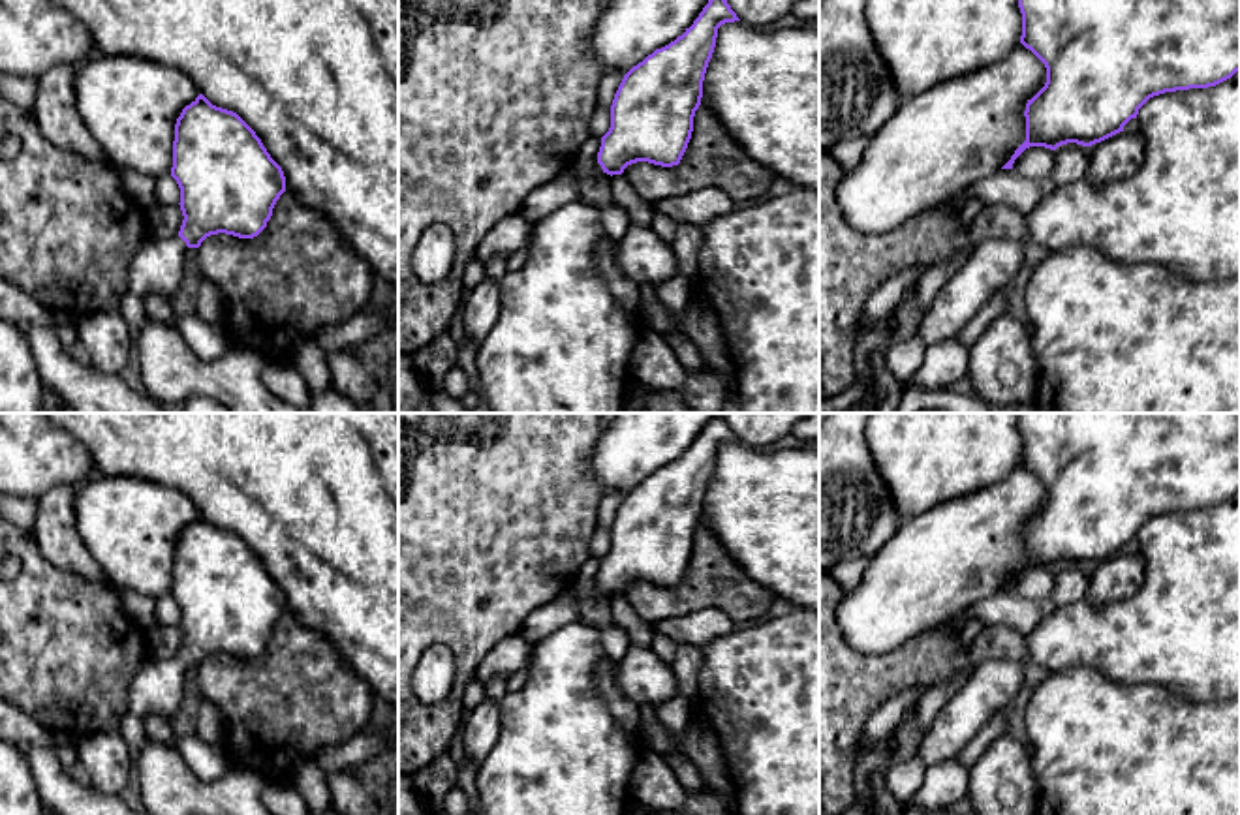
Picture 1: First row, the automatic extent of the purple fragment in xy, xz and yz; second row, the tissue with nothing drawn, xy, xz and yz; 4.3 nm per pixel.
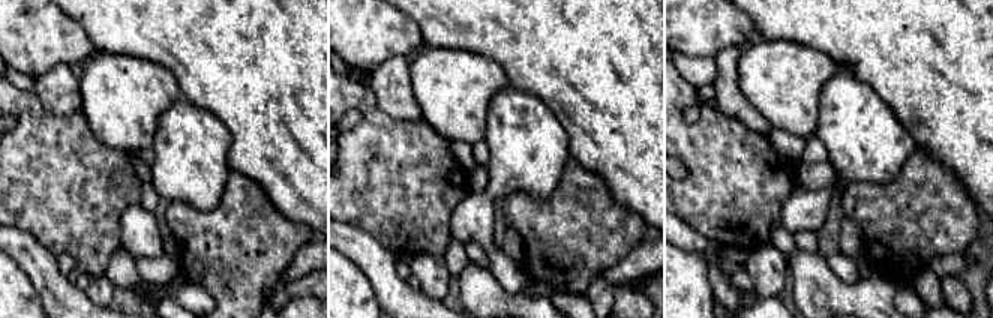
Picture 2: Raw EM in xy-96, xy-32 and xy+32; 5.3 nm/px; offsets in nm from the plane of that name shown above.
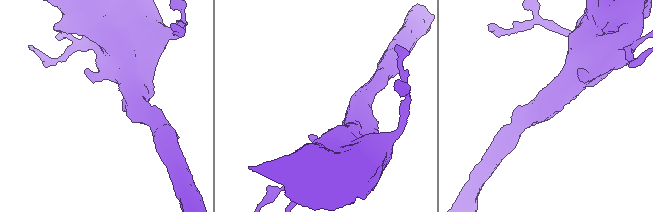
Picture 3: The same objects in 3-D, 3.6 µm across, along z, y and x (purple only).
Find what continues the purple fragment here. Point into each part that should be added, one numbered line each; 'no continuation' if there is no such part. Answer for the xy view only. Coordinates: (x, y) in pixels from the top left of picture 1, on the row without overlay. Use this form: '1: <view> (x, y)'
1: xy (156, 690)

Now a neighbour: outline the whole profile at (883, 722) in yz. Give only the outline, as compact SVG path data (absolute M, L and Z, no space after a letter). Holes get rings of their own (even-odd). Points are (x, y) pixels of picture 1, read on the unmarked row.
M911 687L876 710L862 729L866 747L872 749L885 742L898 729L904 714L911 710L924 693L921 687Z

